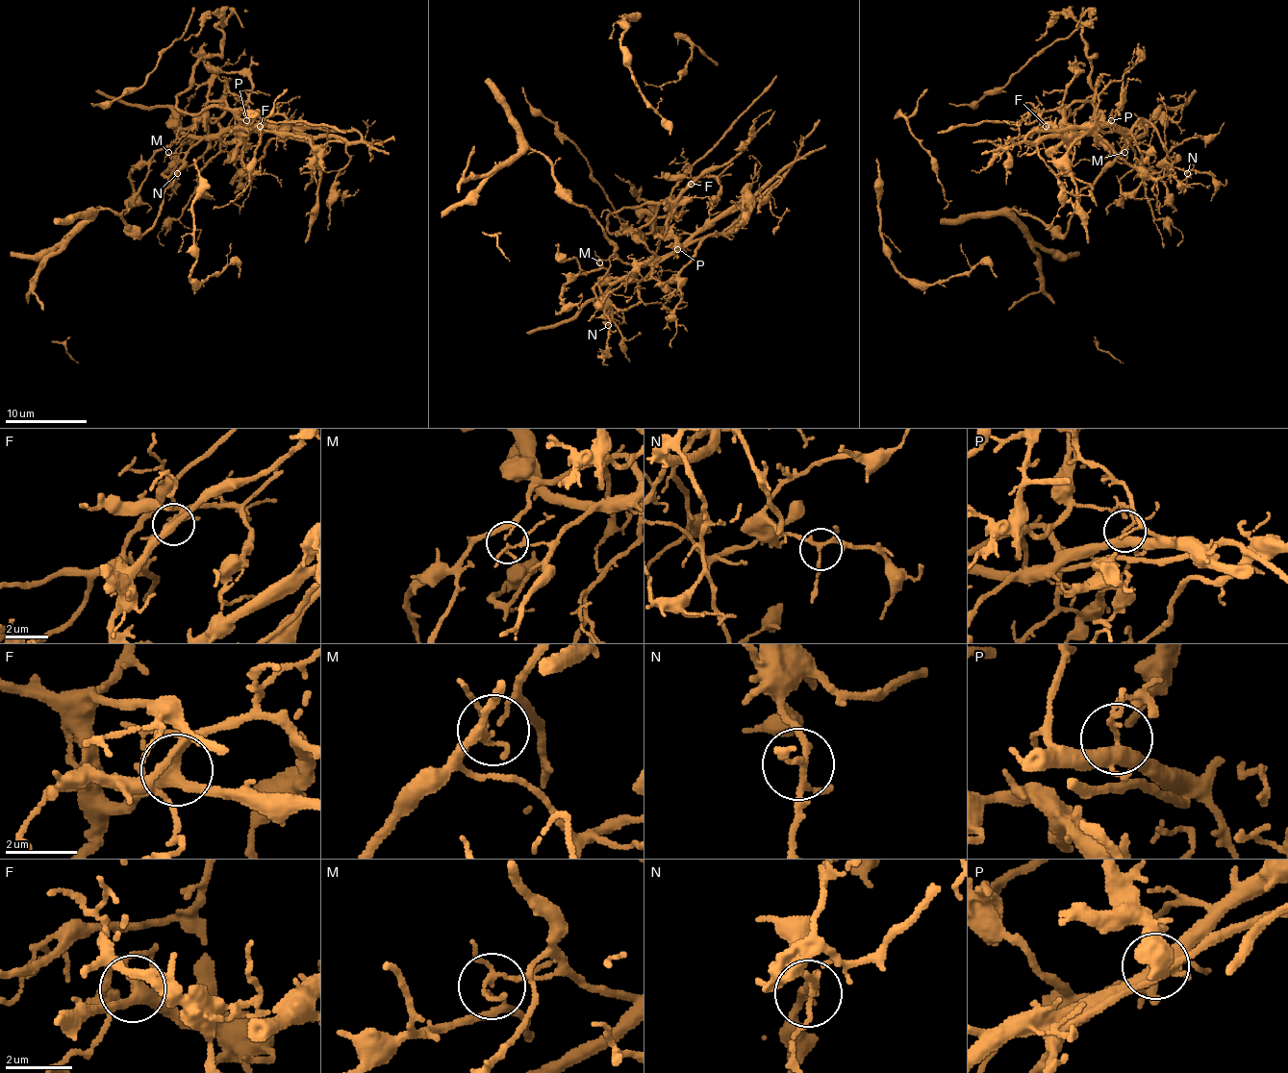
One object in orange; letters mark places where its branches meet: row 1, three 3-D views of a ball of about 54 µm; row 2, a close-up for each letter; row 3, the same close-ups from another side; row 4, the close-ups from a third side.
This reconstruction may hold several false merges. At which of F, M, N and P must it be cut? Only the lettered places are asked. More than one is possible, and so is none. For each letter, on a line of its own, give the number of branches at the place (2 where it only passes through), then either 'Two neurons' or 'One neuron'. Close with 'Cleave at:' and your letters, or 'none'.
F: Branches: 4. One neuron
M: Branches: 4. Two neurons
N: Branches: 4. One neuron
P: Branches: 5. Two neurons
Cleave at: M, P

